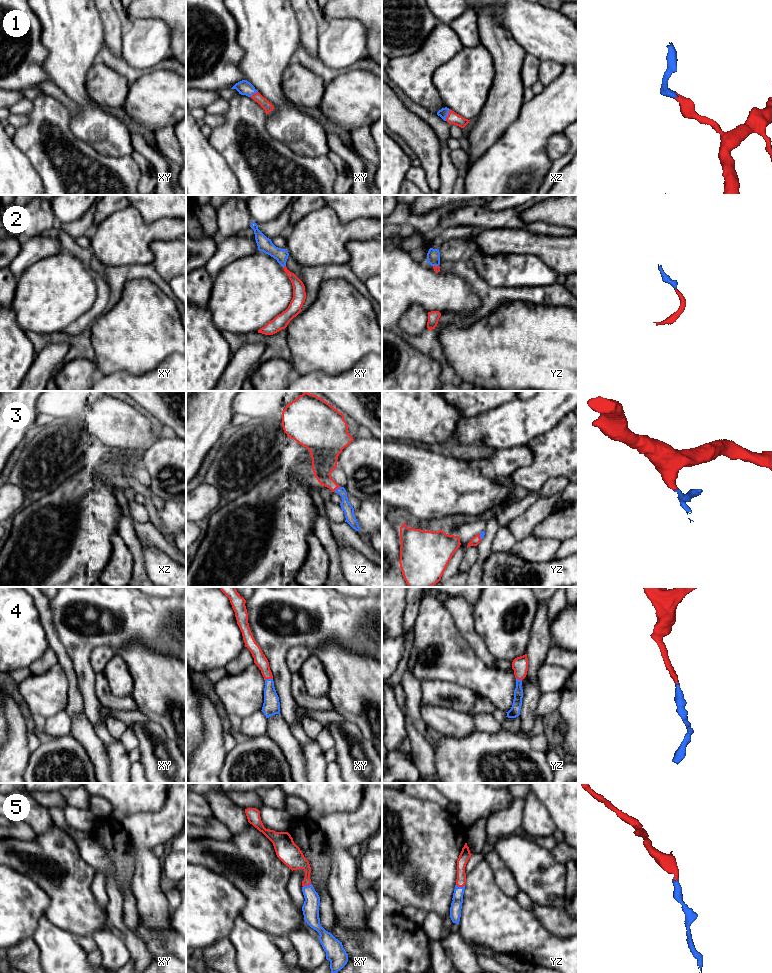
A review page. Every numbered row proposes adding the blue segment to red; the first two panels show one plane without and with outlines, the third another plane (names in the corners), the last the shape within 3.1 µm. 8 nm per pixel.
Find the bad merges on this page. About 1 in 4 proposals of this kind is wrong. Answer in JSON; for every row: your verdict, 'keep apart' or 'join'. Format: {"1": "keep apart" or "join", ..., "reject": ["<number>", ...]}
{"1": "join", "2": "join", "3": "join", "4": "join", "5": "join", "reject": []}

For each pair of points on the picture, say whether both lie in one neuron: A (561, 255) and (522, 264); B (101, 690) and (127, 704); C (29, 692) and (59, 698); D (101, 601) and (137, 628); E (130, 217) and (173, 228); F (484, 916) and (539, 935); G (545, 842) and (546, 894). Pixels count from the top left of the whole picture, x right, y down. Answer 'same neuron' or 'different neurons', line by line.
A: different neurons
B: same neuron
C: same neuron
D: same neuron
E: same neuron
F: same neuron
G: different neurons

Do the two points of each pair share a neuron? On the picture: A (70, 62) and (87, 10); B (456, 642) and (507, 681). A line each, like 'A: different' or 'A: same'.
A: same
B: same

